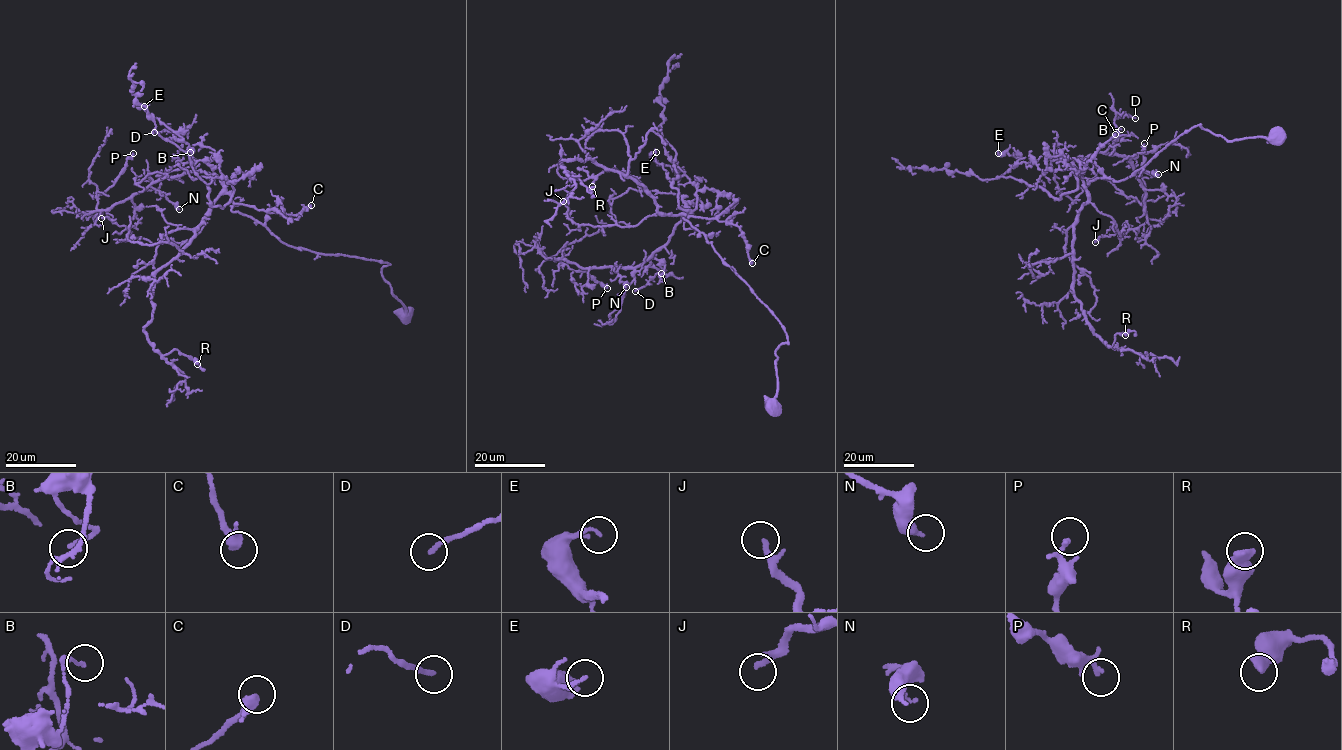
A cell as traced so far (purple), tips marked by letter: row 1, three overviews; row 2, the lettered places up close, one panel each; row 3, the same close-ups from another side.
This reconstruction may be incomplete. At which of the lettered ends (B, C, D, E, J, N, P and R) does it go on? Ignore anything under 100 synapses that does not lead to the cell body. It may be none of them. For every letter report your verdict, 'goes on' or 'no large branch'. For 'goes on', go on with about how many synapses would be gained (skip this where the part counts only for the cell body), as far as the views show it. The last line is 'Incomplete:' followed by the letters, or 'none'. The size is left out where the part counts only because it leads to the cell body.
B: no large branch
C: no large branch
D: no large branch
E: no large branch
J: no large branch
N: no large branch
P: no large branch
R: no large branch
Incomplete: none

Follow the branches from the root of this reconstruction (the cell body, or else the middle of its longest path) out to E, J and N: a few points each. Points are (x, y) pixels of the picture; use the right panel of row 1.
E: (1275, 134), (1228, 141), (1193, 126), (1121, 180), (1078, 173), (1055, 199), (999, 176), (1020, 159), (998, 153)
J: (1275, 134), (1228, 141), (1193, 126), (1120, 181), (1088, 183), (1078, 172), (1088, 200), (1121, 234), (1095, 242)
N: (1275, 134), (1228, 141), (1193, 126), (1119, 181), (1088, 183), (1074, 163), (1104, 152), (1158, 174)

